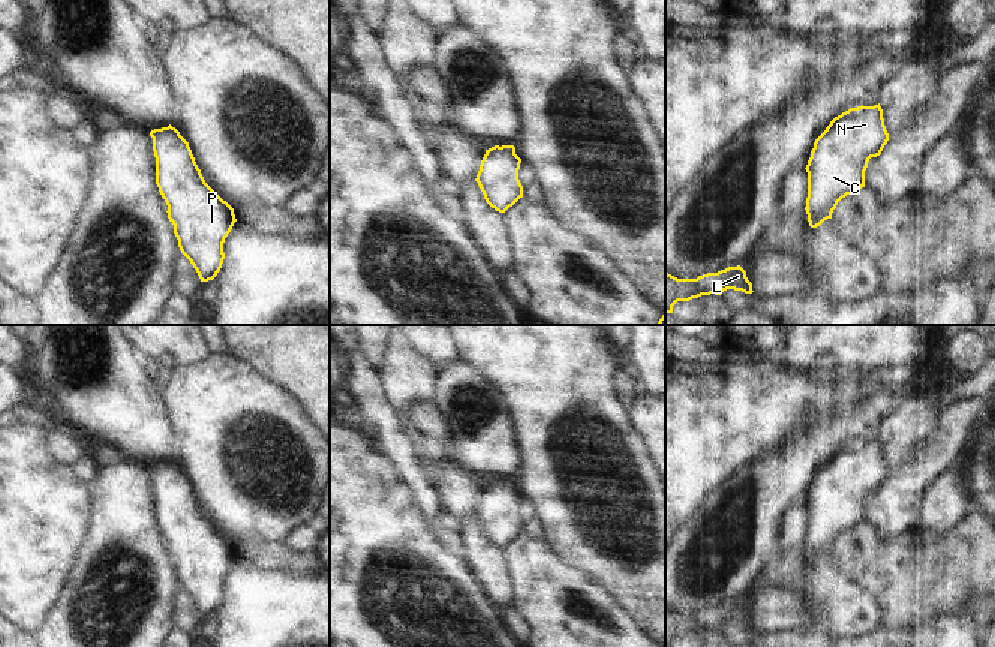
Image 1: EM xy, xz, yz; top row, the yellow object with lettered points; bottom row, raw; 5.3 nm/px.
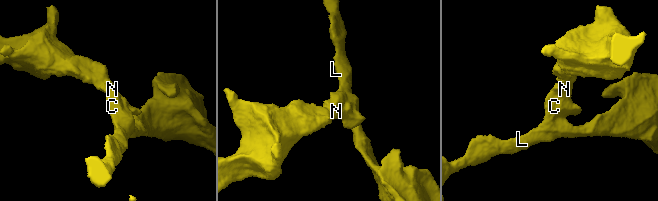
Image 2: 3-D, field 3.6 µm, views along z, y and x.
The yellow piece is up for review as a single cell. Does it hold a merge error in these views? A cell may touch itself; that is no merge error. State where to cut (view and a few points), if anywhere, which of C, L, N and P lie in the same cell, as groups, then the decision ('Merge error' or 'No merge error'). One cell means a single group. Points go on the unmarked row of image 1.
No split. Groups: C L N P. No merge error.

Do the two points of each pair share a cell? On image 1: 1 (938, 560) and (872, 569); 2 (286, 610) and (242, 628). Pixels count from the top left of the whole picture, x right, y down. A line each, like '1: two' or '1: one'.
1: one
2: one

